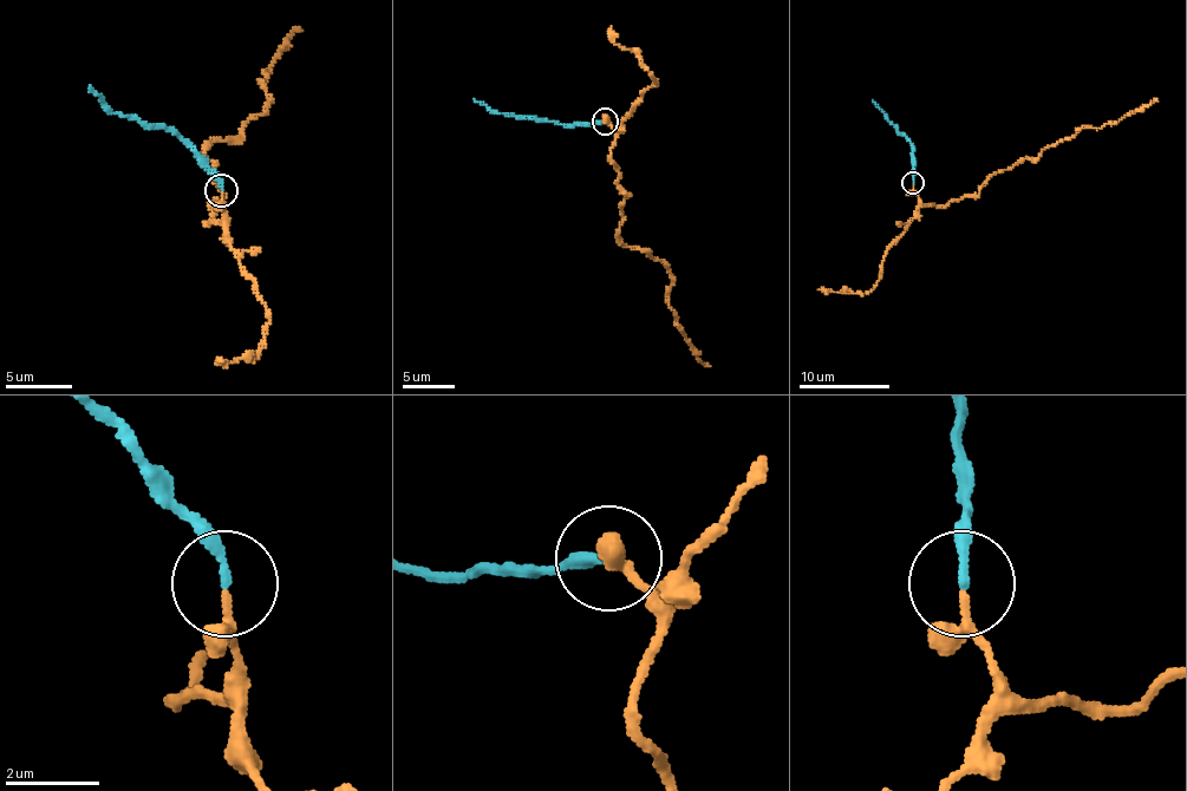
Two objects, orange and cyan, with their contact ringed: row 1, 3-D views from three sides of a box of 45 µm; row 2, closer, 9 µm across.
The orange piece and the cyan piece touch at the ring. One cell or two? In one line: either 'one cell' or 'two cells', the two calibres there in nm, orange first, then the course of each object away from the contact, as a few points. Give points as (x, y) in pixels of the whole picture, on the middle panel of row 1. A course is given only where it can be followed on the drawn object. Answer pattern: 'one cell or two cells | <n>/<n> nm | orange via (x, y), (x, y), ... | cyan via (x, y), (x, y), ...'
one cell | 120/220 nm | orange via (606, 122), (615, 135), (611, 150), (618, 183), (630, 196), (618, 237), (670, 272), (669, 307), (710, 366) | cyan via (605, 122), (561, 124), (508, 116), (493, 112), (474, 98)

